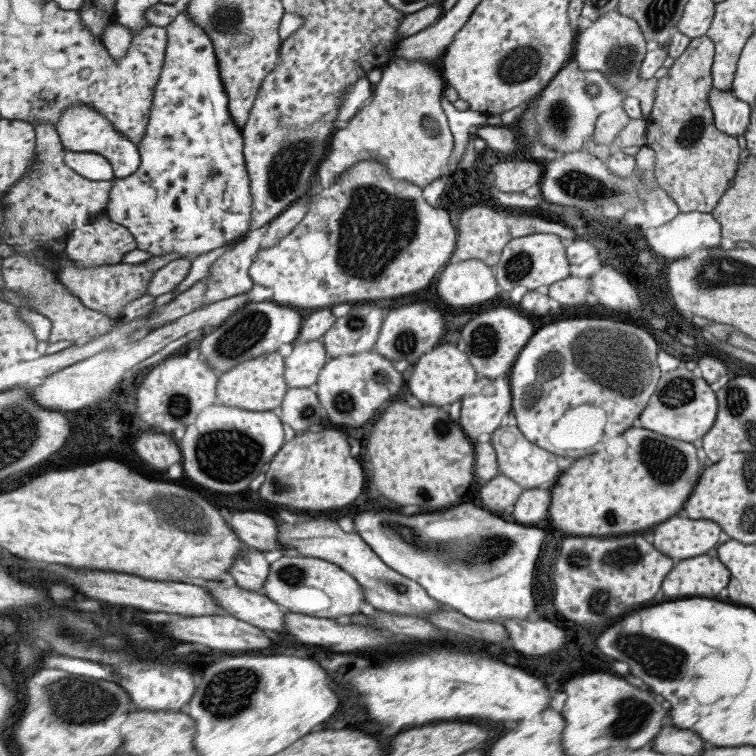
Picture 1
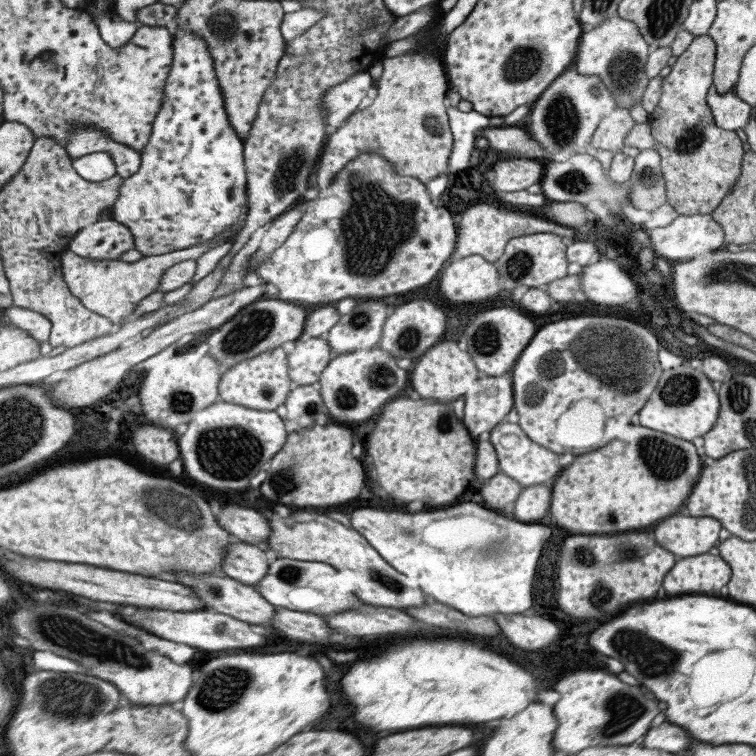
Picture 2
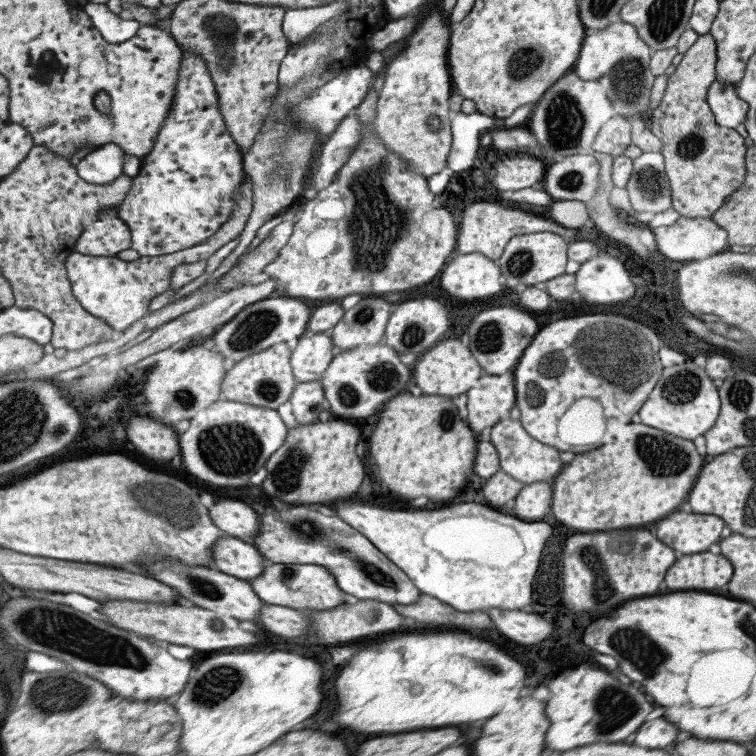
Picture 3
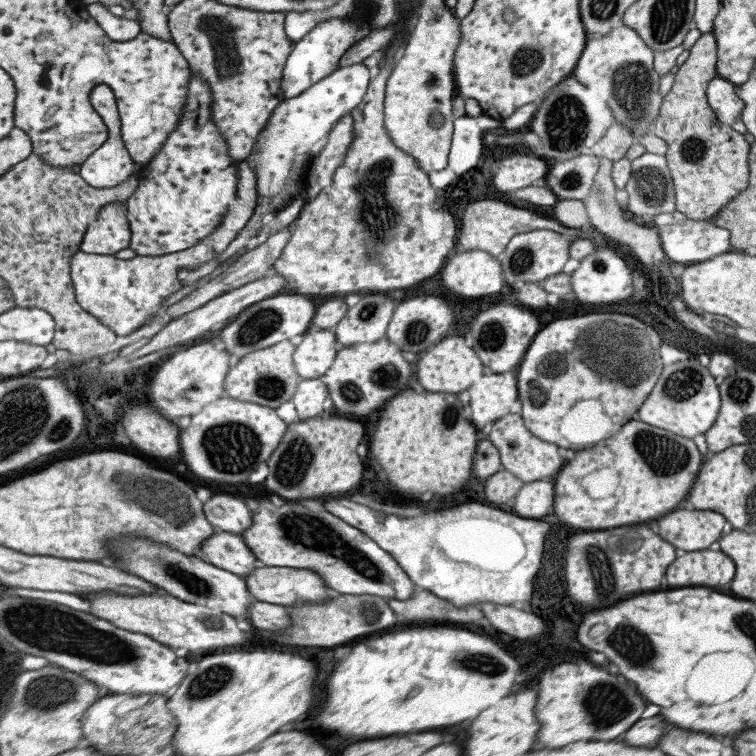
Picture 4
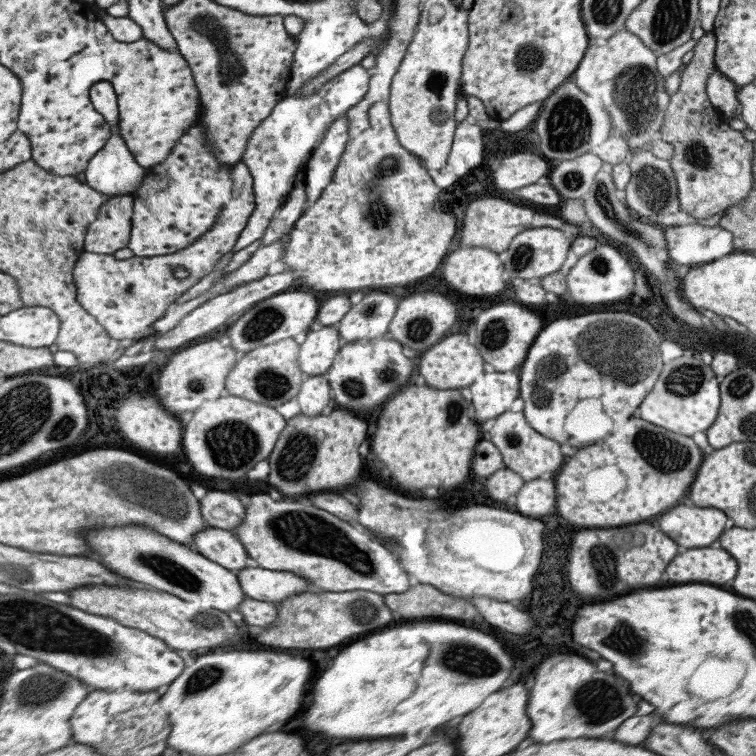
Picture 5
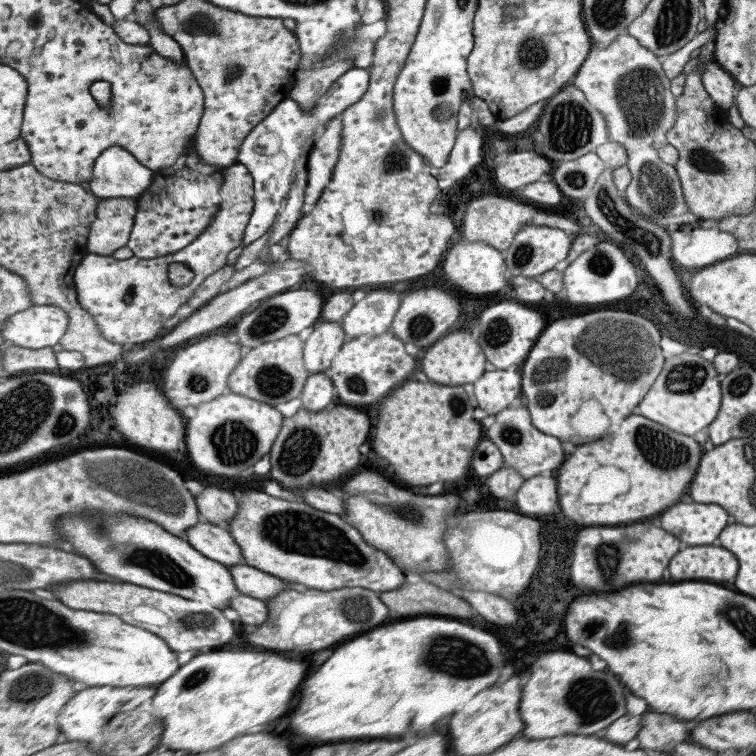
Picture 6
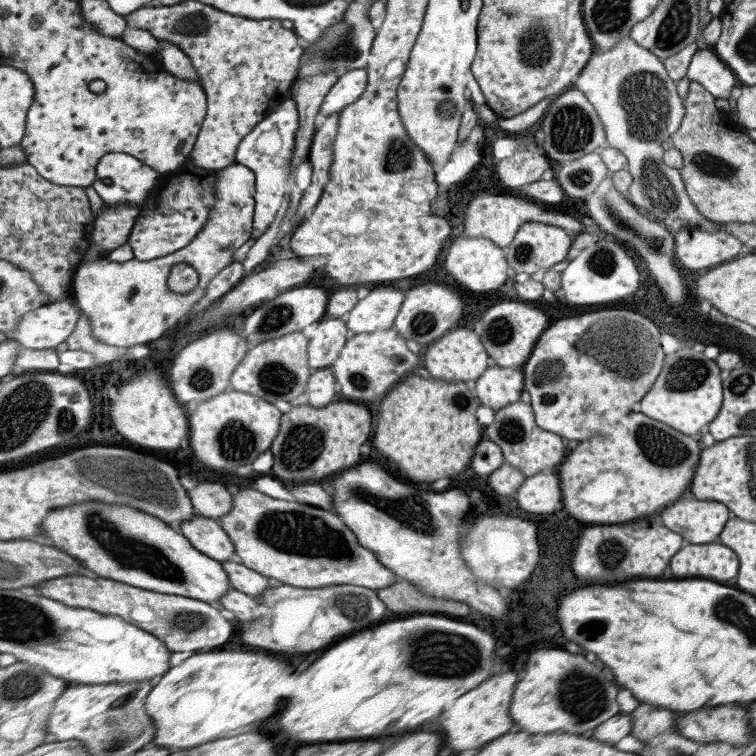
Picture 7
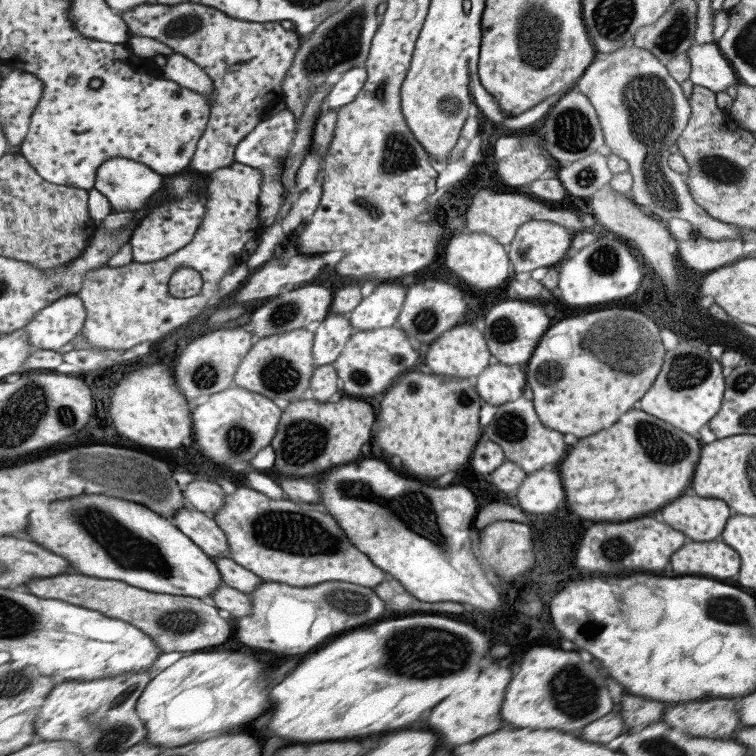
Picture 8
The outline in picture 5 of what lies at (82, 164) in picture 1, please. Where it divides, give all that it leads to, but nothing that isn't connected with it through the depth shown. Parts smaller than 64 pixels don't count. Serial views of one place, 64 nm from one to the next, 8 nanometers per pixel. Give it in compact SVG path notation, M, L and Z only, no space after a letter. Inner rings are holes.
M97 82L91 87L90 96L95 108L105 116L105 120L109 122L109 125L115 127L113 128L114 134L111 135L110 142L87 165L87 172L83 179L91 188L107 195L133 195L138 192L141 185L145 184L149 169L137 162L133 152L129 150L125 139L123 139L123 135L119 133L119 105L114 86L111 82Z

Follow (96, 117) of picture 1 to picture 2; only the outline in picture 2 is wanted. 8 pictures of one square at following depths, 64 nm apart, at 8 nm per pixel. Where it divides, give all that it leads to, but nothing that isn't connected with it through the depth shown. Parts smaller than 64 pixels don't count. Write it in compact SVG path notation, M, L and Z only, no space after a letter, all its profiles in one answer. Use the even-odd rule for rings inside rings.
M84 128L84 130L74 130L67 145L68 152L72 158L81 157L95 152L111 152L117 172L123 178L132 177L139 172L142 165L142 156L133 147L115 141L107 131L98 128Z

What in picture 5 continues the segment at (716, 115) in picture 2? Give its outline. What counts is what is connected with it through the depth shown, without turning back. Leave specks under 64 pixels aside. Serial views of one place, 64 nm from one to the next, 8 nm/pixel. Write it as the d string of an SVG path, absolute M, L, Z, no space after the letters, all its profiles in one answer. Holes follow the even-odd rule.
M717 70L709 74L705 82L705 92L711 106L723 119L731 118L735 110L739 110L735 84Z

